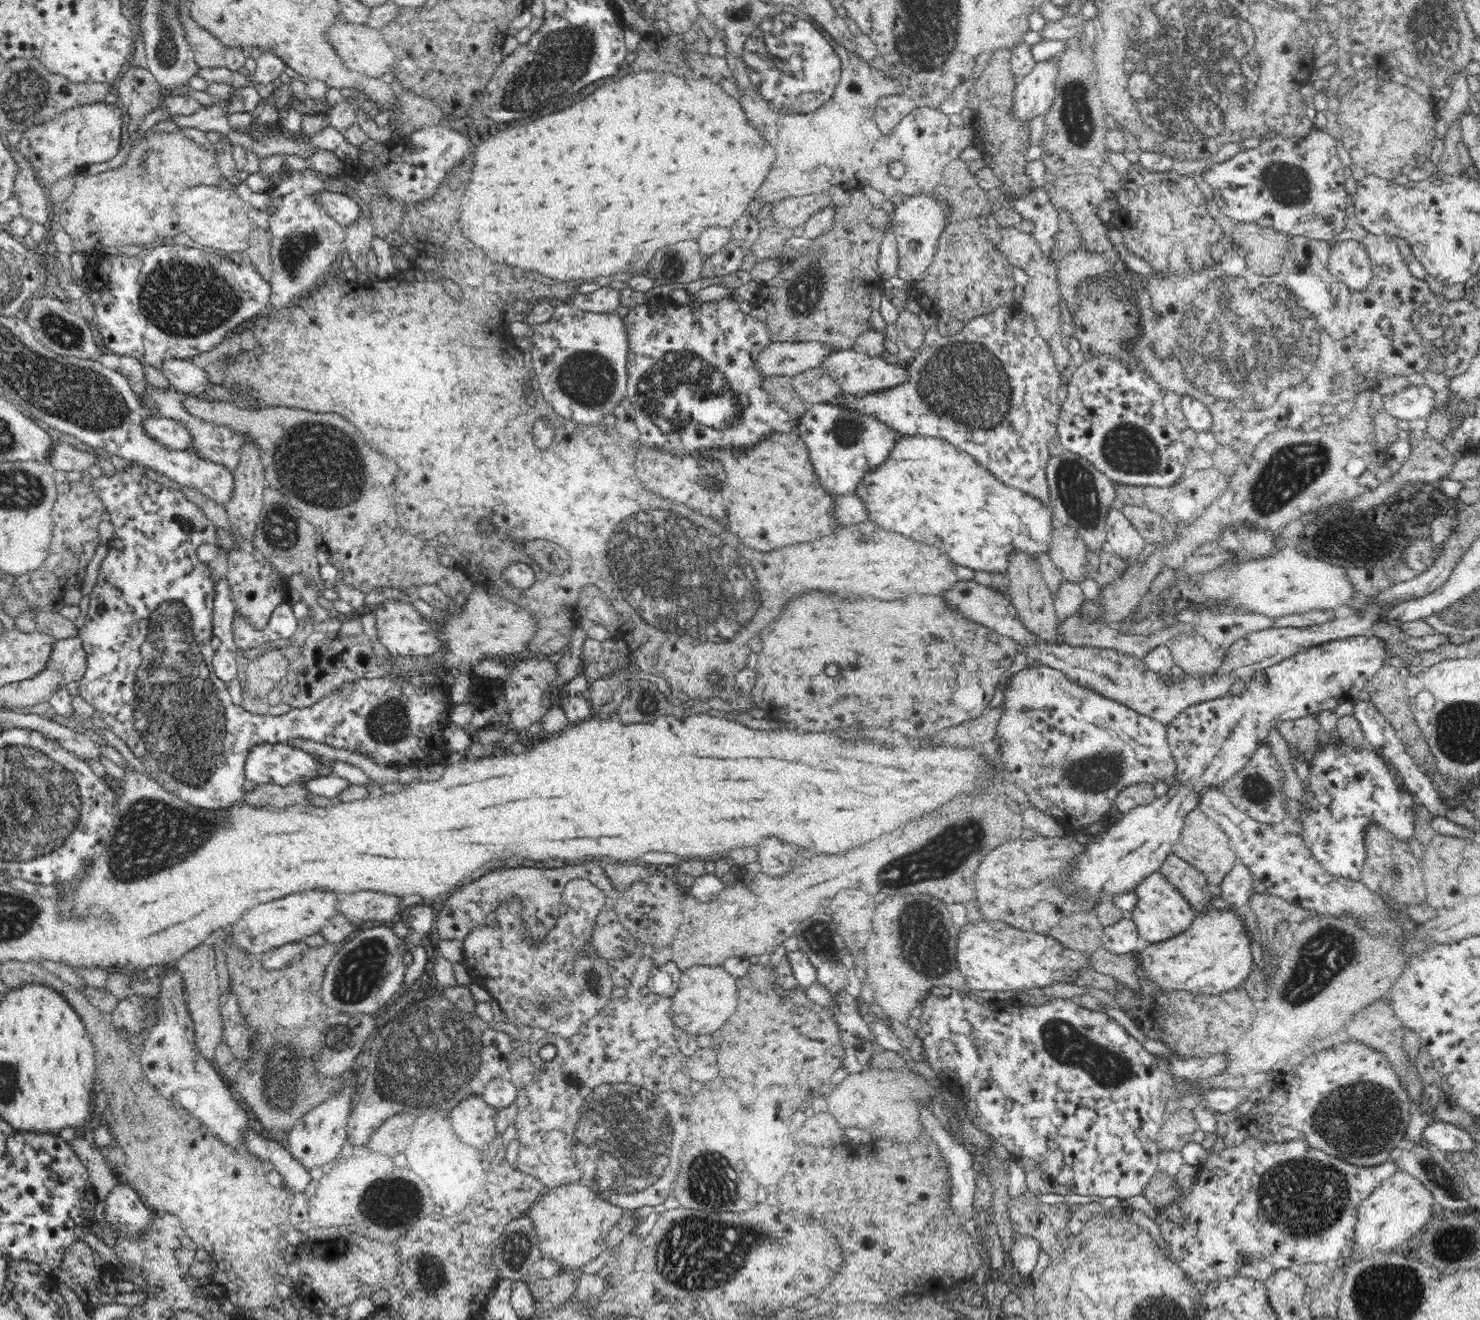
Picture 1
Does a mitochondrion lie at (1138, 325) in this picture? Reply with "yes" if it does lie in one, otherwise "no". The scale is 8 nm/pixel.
no

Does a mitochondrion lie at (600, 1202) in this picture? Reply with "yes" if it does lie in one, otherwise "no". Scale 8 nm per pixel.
yes

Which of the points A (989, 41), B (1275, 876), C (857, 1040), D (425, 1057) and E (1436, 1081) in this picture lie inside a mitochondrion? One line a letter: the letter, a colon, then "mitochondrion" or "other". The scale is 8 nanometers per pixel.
A: other
B: other
C: mitochondrion
D: mitochondrion
E: other

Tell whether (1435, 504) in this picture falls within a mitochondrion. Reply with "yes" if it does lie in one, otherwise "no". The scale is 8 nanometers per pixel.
no

